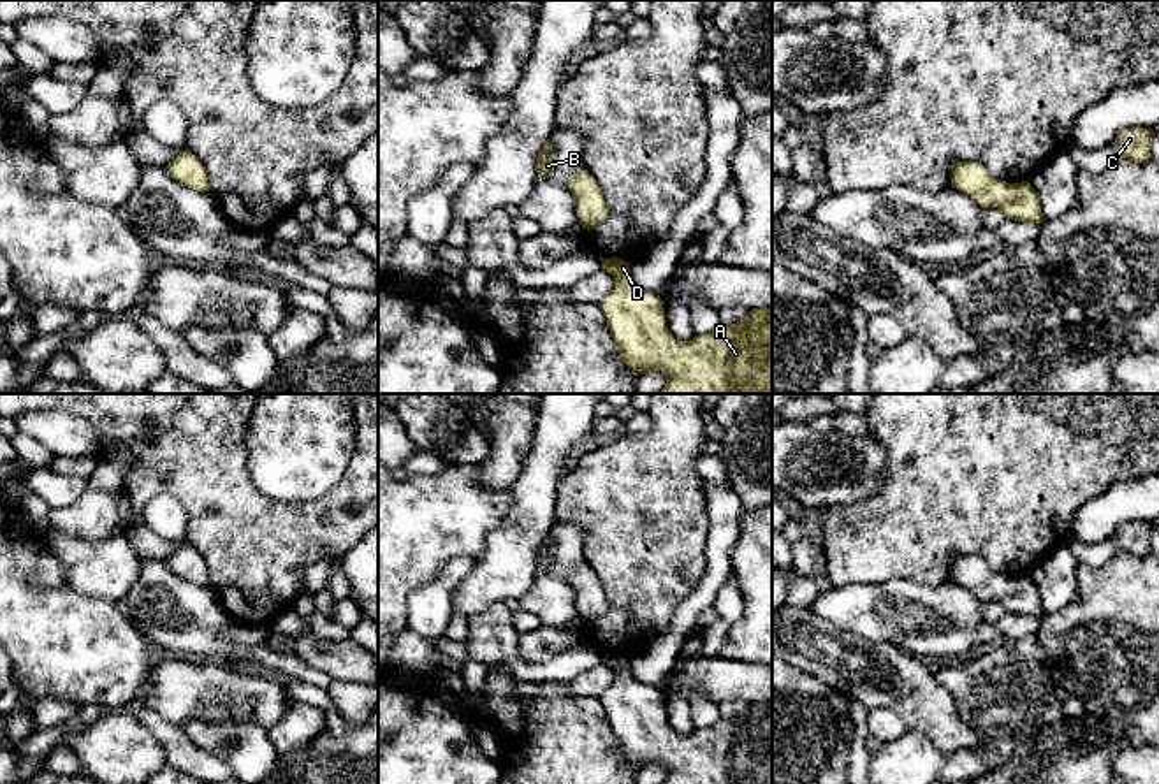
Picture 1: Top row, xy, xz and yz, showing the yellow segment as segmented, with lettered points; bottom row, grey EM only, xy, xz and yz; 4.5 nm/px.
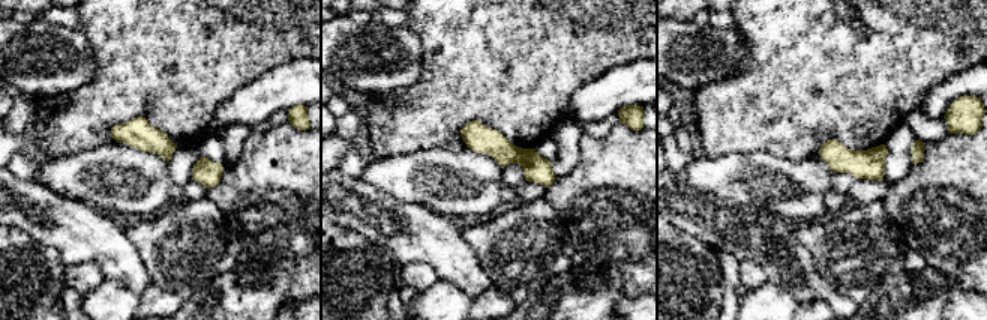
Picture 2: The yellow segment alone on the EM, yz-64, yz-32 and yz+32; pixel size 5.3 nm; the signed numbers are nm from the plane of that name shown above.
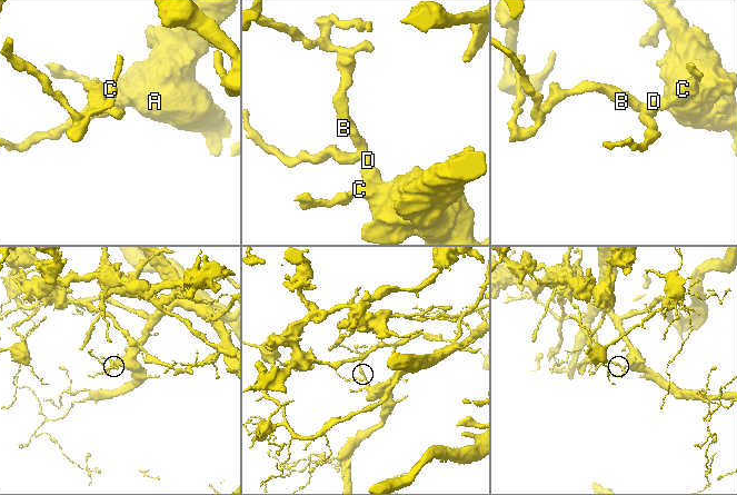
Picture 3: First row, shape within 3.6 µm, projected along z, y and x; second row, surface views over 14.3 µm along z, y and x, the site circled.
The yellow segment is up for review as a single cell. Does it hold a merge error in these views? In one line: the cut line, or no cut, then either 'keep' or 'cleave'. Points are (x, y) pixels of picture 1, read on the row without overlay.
no cut; keep

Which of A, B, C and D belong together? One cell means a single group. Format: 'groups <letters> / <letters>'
groups A B C D

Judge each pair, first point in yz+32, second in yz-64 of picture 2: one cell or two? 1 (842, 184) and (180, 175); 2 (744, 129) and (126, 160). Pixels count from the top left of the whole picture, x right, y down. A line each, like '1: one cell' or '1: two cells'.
1: one cell
2: two cells

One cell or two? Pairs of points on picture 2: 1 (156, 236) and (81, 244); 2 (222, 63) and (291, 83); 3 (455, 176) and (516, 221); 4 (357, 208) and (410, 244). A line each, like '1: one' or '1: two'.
1: two
2: two
3: two
4: one

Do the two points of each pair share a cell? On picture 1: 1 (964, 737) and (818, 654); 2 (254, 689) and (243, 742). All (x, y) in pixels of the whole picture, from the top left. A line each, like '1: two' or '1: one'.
1: one
2: two

